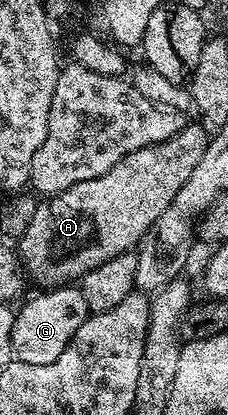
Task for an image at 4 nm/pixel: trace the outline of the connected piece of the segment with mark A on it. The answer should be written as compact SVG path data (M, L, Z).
M183 124L182 130L172 139L164 143L156 143L144 147L140 151L132 151L112 171L100 175L96 179L88 179L84 183L76 183L68 191L47 196L32 212L21 230L22 238L16 244L16 252L21 260L27 278L30 277L39 286L39 290L56 289L60 285L77 282L92 267L100 267L100 263L108 263L121 253L129 253L134 244L157 226L160 215L176 199L176 191L188 183L188 175L200 163L200 158L208 147L210 137L198 125Z

